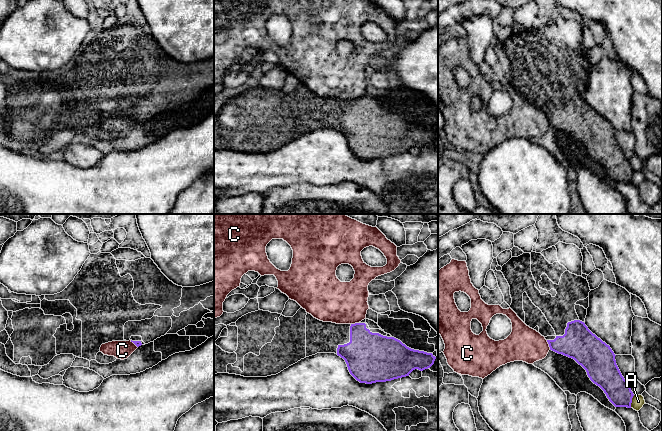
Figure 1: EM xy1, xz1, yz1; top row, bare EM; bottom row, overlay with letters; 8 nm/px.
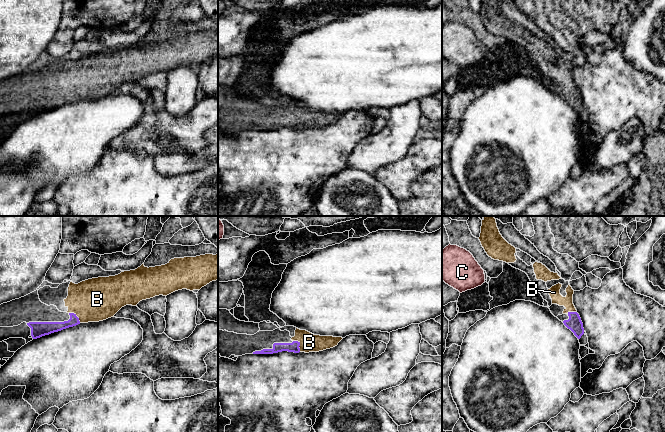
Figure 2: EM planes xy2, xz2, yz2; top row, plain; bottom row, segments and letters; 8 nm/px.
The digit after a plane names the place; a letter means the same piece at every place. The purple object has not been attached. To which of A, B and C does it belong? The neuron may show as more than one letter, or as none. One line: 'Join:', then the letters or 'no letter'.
Join: B

